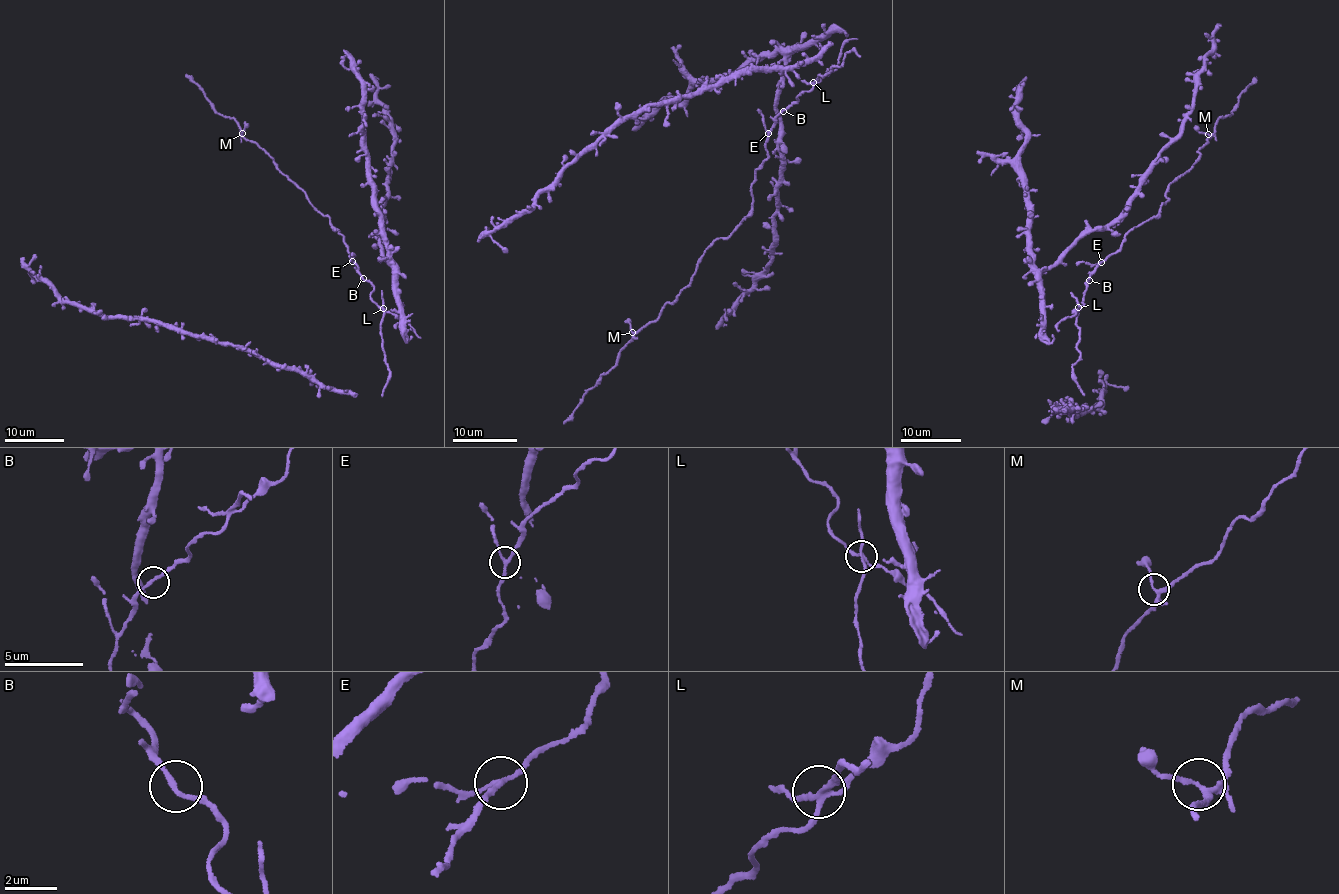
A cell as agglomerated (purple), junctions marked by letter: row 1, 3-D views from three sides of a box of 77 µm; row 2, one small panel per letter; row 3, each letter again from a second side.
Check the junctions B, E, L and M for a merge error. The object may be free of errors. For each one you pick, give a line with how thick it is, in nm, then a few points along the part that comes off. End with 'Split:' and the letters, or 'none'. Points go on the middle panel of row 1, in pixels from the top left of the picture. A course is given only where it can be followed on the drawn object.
L: Thickness 190 nm. Course of the part to remove: (814, 81), (833, 66), (843, 64), (846, 52), (854, 48), (860, 56)
Split: L

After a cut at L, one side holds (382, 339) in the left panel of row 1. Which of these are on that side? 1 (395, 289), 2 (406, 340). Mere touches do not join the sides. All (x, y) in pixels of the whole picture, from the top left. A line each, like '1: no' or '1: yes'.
1: no
2: no

